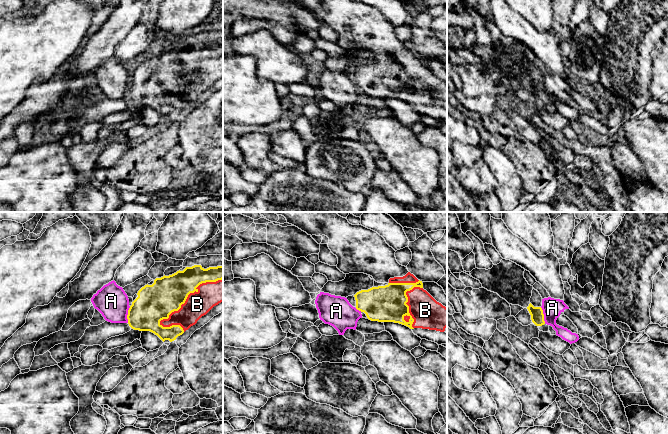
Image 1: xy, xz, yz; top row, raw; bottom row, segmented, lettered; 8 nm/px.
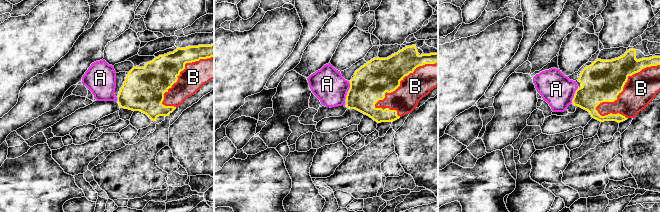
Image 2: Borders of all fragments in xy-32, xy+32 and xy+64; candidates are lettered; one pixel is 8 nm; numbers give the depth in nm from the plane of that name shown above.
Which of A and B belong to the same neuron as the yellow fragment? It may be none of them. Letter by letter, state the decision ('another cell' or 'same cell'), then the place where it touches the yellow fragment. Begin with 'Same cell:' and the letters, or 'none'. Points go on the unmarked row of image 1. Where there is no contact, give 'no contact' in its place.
Same cell: B
A: another cell; meets yellow in xy at (128, 90)
B: same cell; meets yellow in xy at (187, 72)

